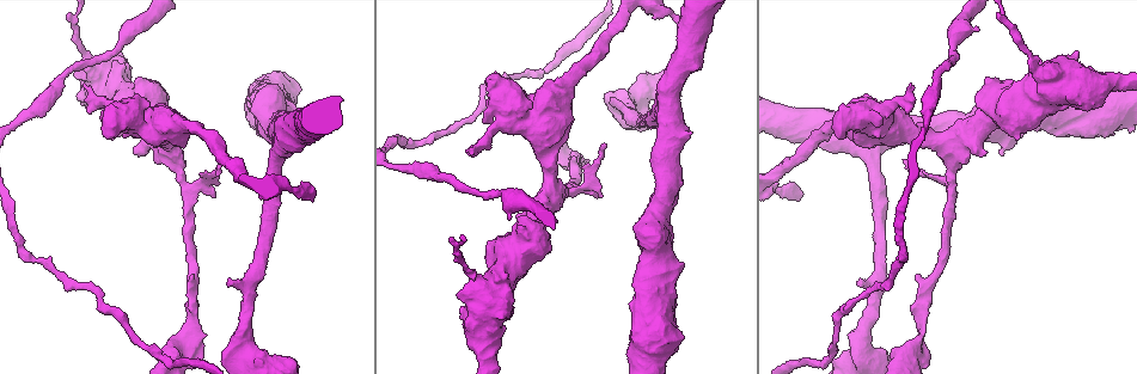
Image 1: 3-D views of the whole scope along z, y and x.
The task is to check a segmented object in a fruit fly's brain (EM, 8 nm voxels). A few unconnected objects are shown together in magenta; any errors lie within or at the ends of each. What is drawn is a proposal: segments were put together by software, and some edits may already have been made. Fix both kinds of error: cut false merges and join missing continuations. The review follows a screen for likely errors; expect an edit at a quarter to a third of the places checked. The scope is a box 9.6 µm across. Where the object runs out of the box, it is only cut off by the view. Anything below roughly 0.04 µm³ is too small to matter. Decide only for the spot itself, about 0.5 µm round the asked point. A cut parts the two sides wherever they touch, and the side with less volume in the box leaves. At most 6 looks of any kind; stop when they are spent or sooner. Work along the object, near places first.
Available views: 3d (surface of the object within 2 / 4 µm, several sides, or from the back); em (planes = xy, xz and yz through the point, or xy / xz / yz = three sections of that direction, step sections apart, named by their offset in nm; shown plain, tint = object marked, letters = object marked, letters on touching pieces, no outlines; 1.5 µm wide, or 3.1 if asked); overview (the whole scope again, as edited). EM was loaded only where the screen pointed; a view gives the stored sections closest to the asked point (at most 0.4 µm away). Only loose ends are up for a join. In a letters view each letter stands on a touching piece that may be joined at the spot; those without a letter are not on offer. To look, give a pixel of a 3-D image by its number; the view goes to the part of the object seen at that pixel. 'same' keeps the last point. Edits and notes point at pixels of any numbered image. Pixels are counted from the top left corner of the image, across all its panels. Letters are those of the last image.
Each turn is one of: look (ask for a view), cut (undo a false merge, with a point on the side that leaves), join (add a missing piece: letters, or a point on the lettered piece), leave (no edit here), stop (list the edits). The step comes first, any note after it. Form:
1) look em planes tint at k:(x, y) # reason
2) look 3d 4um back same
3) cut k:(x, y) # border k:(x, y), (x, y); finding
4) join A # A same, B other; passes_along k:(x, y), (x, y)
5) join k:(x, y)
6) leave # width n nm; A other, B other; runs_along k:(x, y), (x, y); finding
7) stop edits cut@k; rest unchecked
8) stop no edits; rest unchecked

look 3d 2um at 1:(903, 160) # thin end

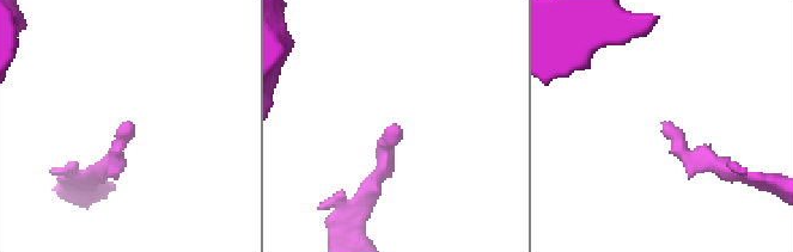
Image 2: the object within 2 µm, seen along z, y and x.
look em xy step 8 letters at 2:(134, 125)

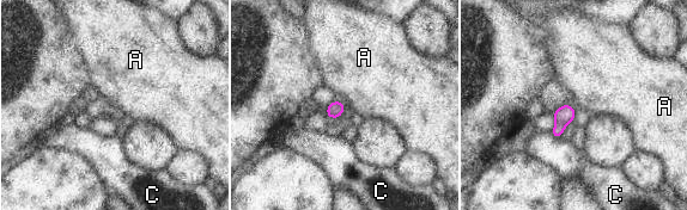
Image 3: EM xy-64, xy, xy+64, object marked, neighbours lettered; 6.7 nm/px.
look em planes letters same

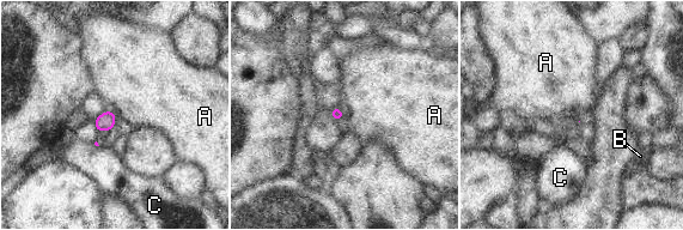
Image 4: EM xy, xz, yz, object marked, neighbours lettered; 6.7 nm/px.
leave # A other, B other, C other; border 4:(339, 107), (343, 117); none of them fits

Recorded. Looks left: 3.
look 3d 2um at 1:(186, 191) # branch point

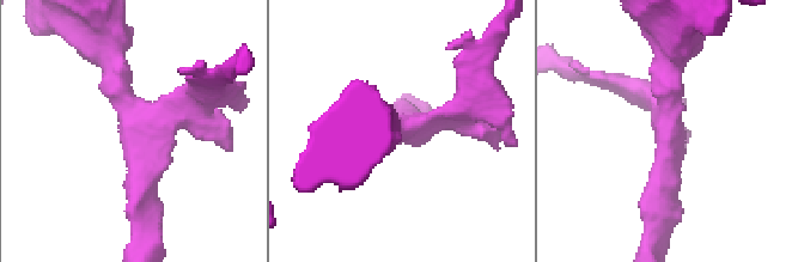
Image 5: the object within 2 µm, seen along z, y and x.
look em planes letters at 5:(140, 128) # now the EM

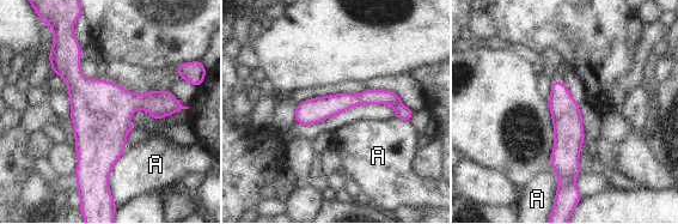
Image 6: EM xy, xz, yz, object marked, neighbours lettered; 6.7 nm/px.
leave # width 160 nm; A other; runs_along 6:(390, 98), (343, 101), (298, 120); all the same neuron

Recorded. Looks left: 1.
stop no edits; rest unchecked

